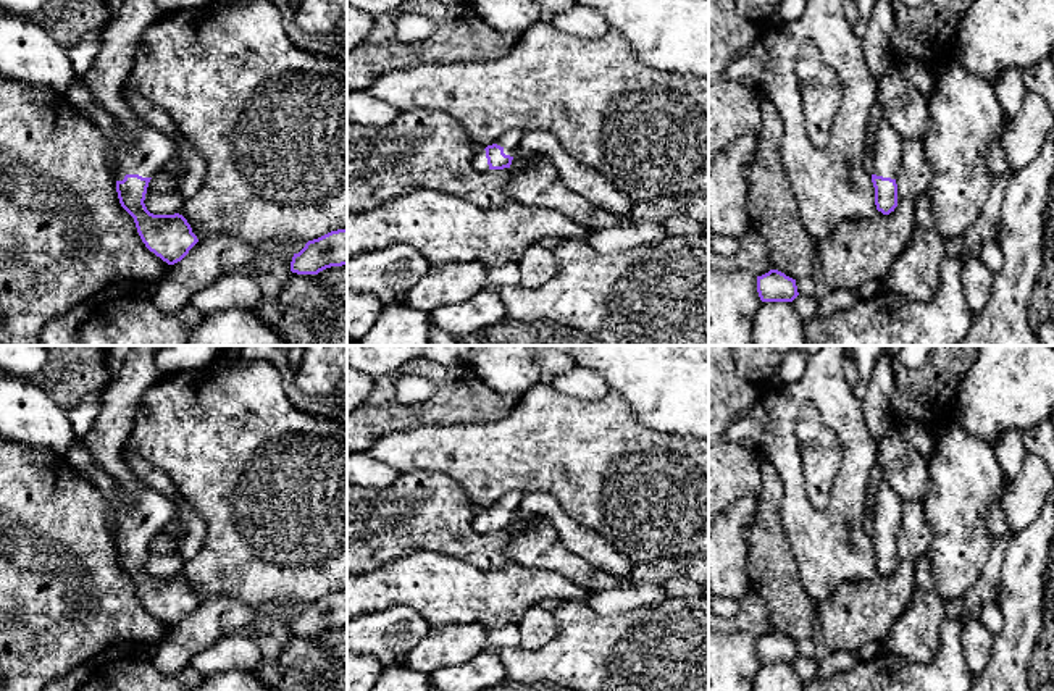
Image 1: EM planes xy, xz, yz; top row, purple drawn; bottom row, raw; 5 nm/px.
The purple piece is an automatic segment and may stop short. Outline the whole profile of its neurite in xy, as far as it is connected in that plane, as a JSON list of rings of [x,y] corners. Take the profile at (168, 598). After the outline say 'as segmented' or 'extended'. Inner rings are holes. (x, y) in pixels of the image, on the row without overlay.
[[[119,486],[115,497],[119,565],[134,580],[145,609],[168,626],[181,623],[199,604],[182,576],[153,576],[144,565],[150,541],[160,536],[173,518],[174,505],[165,496],[147,489],[129,497]]]; extended

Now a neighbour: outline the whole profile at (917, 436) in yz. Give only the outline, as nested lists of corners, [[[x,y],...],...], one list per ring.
[[[909,421],[896,426],[902,438],[925,459],[931,460],[935,454],[936,441],[933,436],[918,423]]]

